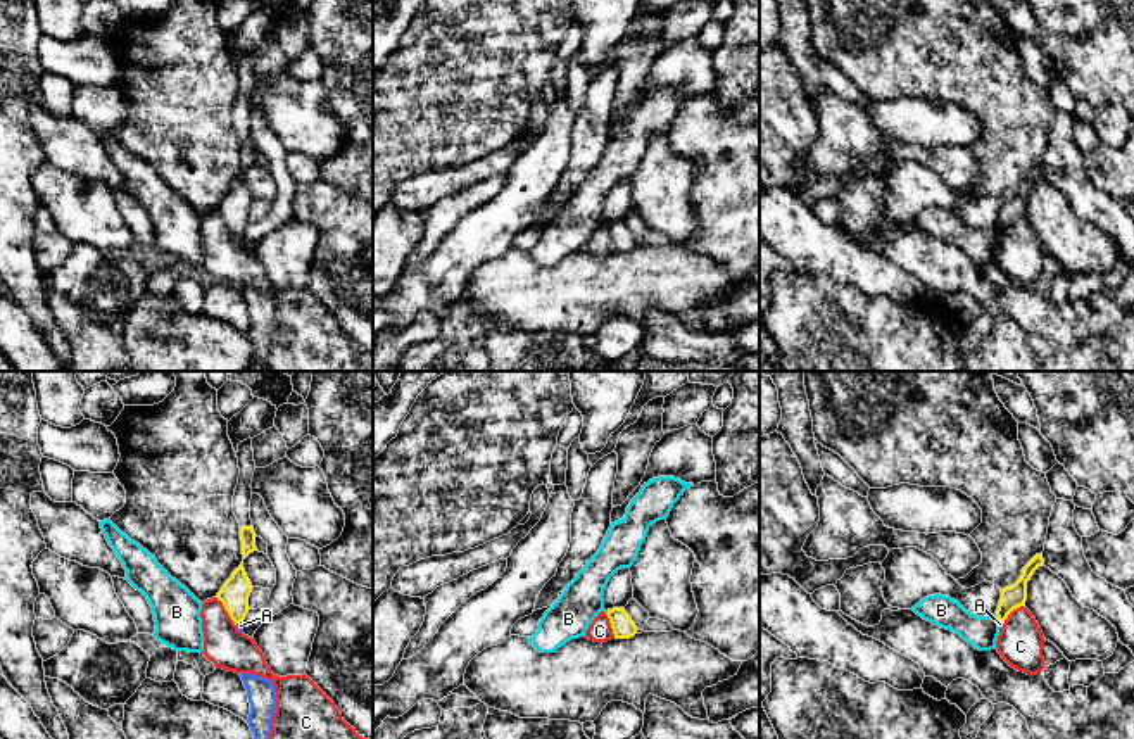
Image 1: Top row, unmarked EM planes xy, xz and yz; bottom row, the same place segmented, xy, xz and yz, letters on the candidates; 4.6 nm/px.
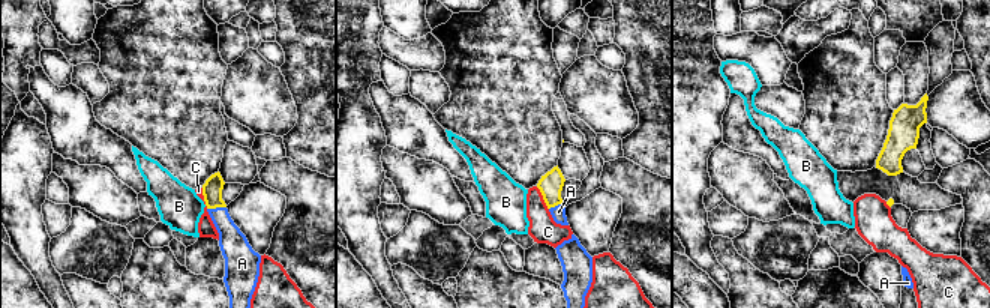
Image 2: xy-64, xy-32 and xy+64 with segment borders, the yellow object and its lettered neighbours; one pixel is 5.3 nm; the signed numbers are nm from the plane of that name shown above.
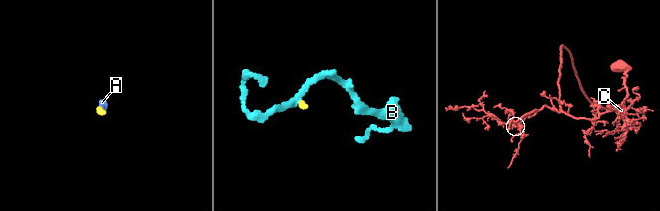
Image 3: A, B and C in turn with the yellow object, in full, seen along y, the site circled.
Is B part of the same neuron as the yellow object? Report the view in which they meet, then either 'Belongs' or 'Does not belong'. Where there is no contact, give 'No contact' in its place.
Touches yellow in yz. Does not belong

